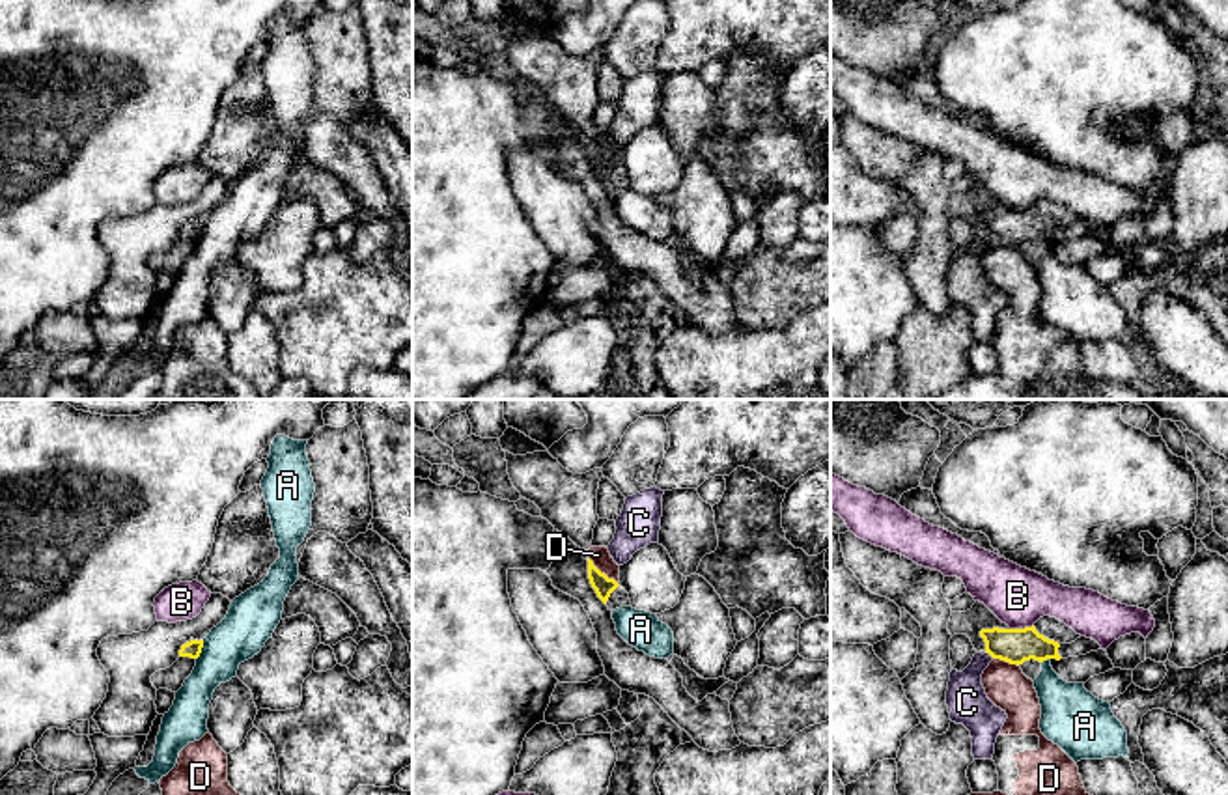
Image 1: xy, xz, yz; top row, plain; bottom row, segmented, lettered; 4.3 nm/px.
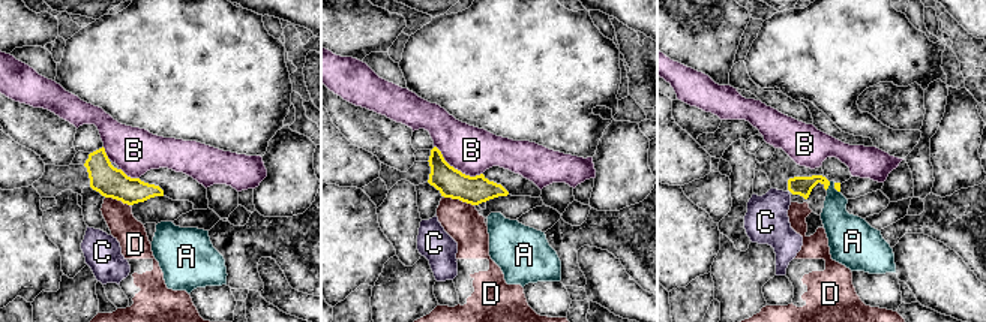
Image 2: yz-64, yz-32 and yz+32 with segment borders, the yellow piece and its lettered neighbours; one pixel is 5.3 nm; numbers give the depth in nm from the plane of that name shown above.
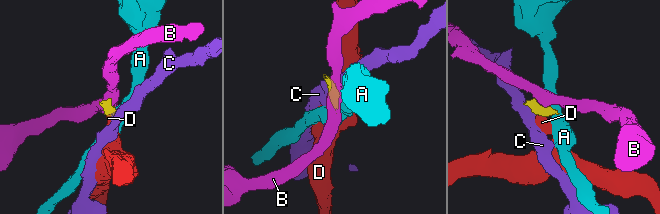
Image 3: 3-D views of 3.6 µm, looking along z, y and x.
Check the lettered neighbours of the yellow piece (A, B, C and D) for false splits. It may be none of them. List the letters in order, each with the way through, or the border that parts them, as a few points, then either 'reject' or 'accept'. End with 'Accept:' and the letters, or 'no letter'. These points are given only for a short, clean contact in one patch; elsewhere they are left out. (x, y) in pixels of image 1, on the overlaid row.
A: border xy (204, 641), (196, 659); reject
B: border yz (1032, 624), (1010, 629); reject
C: border yz (984, 652), (993, 657); reject
D: border xz (588, 557), (618, 585); reject
Accept: no letter

